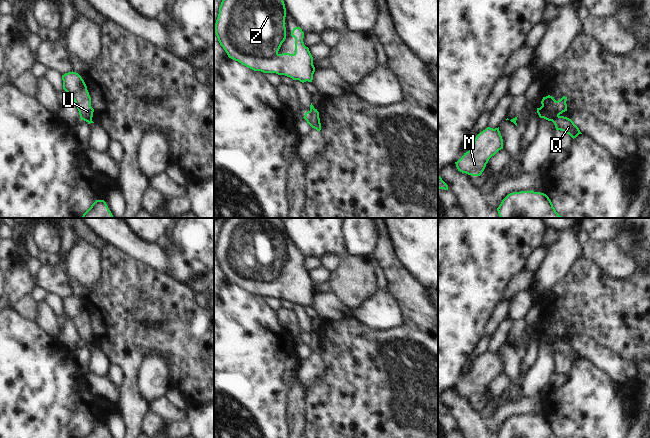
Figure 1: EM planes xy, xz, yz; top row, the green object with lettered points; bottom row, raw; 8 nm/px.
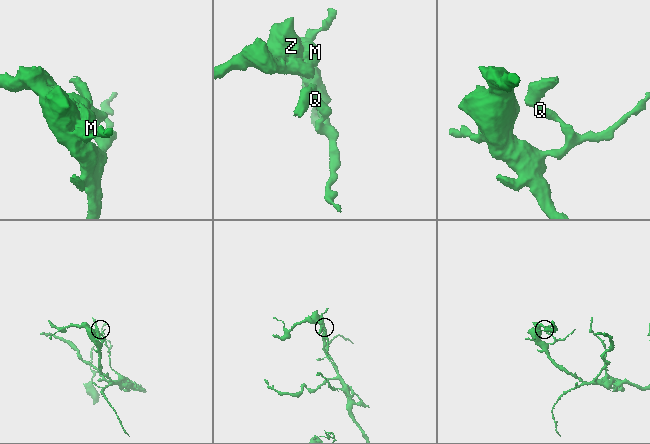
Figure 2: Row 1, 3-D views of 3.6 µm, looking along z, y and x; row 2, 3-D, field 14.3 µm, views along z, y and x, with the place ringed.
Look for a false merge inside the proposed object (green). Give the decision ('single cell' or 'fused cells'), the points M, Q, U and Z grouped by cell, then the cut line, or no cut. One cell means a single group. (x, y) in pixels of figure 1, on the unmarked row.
fused cells; groups M Q Z / U; cut yz (558, 339), (552, 345)

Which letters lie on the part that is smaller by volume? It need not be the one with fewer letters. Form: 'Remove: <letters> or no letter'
Remove: U.

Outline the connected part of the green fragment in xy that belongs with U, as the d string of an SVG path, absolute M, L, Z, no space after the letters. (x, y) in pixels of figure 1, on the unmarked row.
M76 296L62 299L63 313L72 321L79 335L81 344L92 344L94 333L91 331L91 321L82 301Z

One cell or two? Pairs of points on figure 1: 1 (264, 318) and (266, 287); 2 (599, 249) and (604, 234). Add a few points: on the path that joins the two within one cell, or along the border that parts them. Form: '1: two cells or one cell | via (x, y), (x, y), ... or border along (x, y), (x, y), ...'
1: two cells | border along (241, 288), (254, 294), (260, 294), (263, 297)
2: two cells | border along (591, 239), (614, 241)

